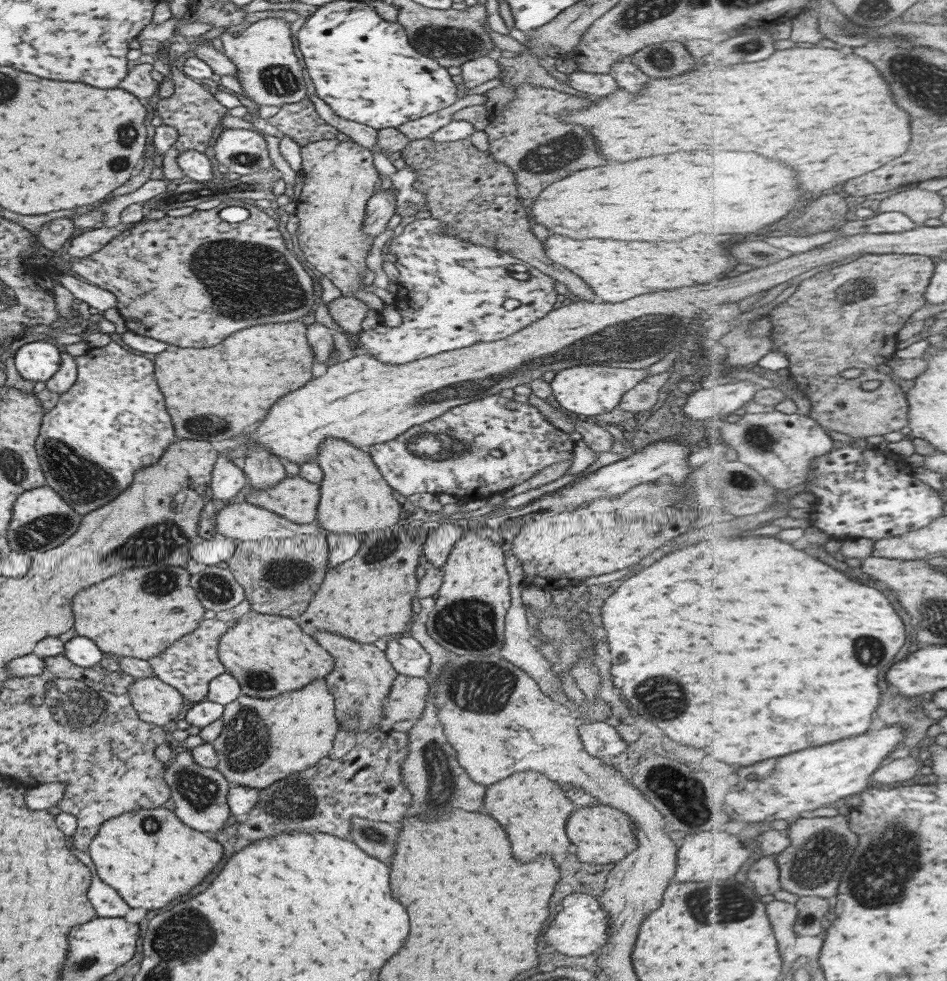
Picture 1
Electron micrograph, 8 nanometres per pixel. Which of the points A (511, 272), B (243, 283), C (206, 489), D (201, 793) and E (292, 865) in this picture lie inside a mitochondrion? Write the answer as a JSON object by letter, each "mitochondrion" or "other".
{"A":"other","B":"mitochondrion","C":"other","D":"mitochondrion","E":"other"}

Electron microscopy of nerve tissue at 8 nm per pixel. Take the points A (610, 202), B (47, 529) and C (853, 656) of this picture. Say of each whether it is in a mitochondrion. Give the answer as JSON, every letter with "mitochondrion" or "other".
{"A":"other","B":"mitochondrion","C":"mitochondrion"}

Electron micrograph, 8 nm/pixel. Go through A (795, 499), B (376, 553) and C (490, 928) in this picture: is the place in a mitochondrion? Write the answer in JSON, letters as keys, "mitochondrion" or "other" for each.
{"A":"other","B":"mitochondrion","C":"other"}

